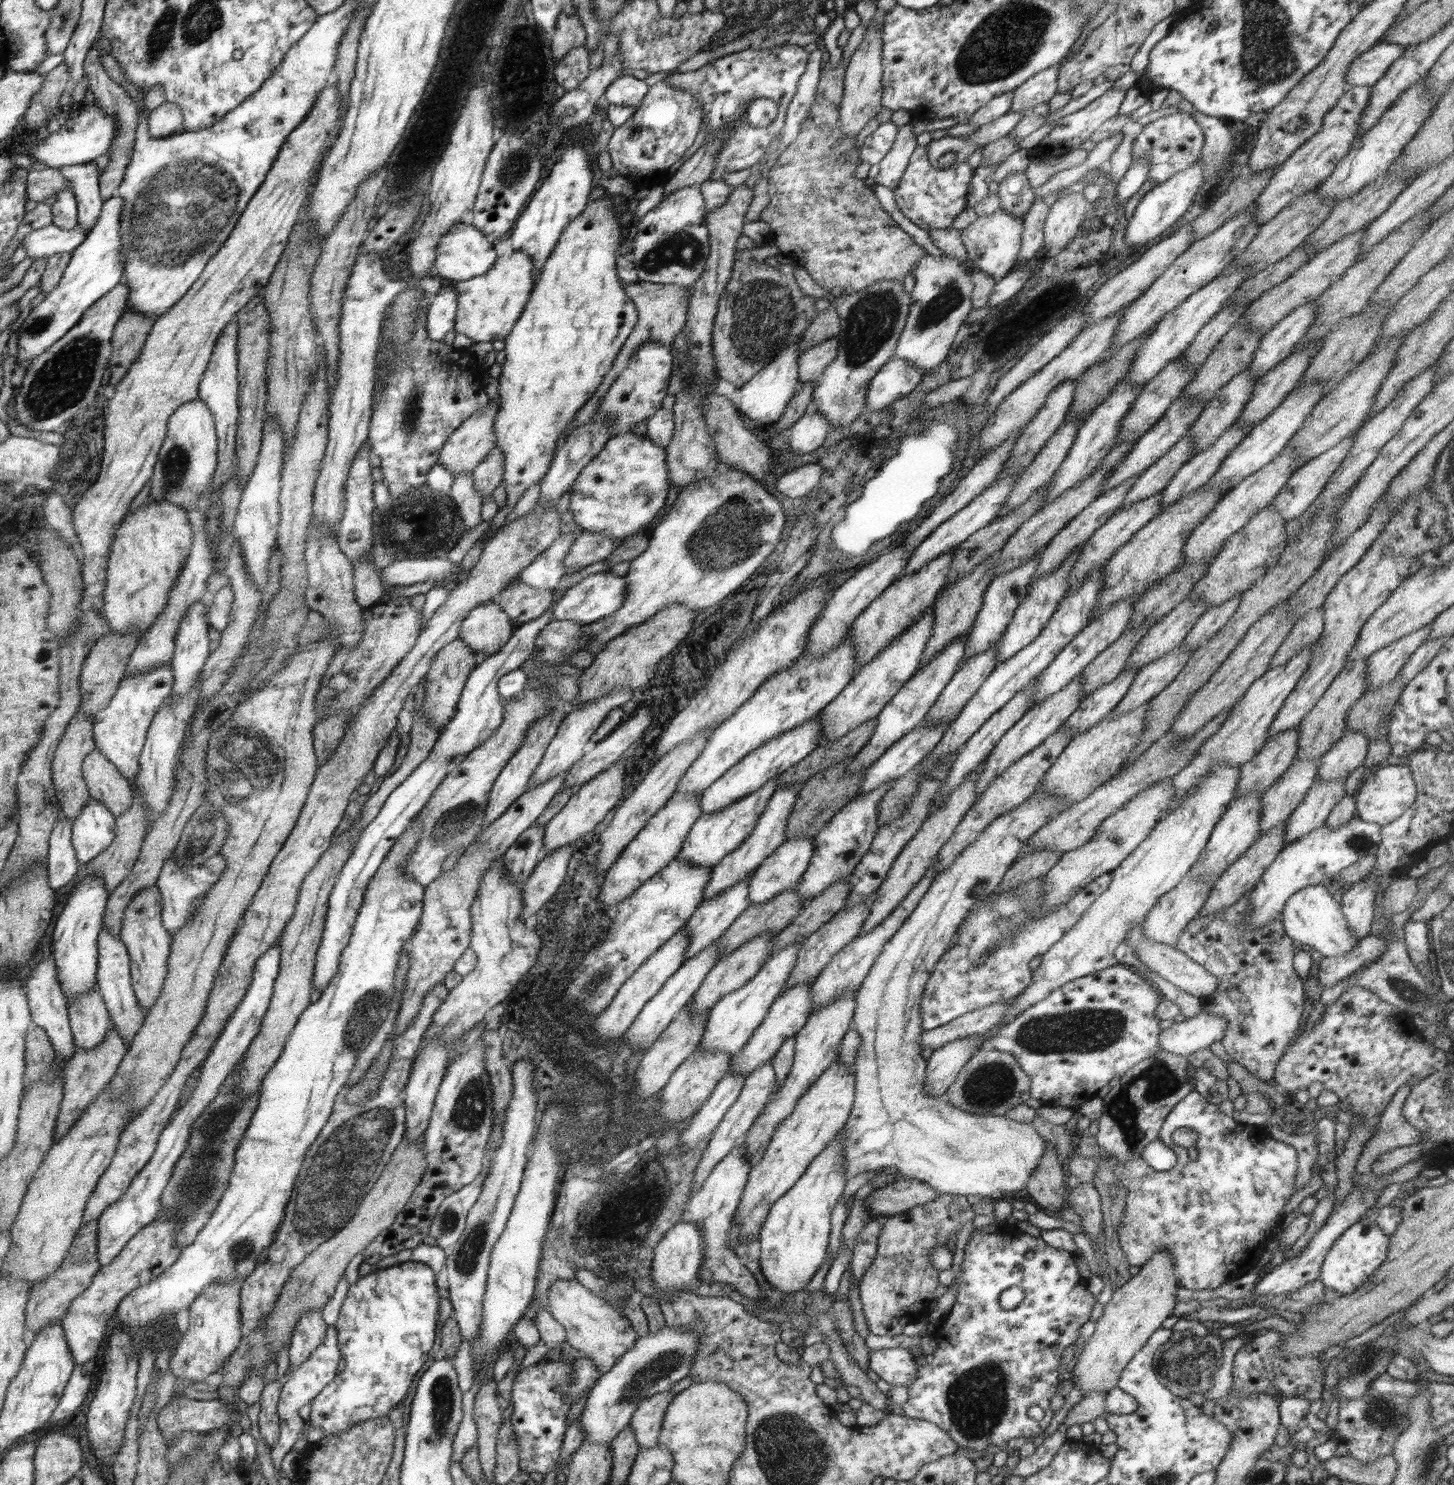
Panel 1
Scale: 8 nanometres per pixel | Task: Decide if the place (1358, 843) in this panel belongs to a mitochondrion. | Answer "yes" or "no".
yes

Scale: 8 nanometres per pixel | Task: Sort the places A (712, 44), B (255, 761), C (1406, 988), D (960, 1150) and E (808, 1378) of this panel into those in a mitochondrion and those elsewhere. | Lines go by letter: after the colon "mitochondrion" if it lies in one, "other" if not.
A: other
B: mitochondrion
C: mitochondrion
D: mitochondrion
E: other

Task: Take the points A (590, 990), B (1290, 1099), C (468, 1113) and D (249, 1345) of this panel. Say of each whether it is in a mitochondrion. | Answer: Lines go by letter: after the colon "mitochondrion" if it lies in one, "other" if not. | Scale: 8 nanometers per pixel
A: mitochondrion
B: other
C: mitochondrion
D: other

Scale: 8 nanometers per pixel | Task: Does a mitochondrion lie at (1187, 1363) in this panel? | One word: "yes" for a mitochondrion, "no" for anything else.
yes

